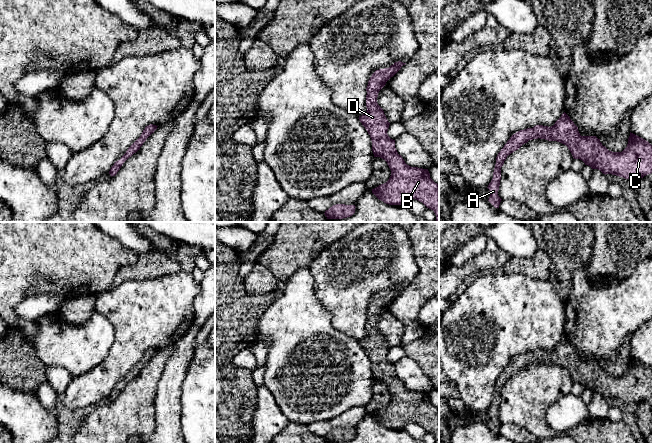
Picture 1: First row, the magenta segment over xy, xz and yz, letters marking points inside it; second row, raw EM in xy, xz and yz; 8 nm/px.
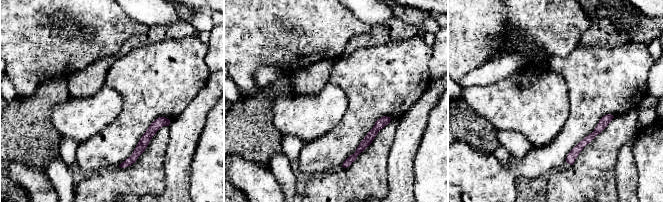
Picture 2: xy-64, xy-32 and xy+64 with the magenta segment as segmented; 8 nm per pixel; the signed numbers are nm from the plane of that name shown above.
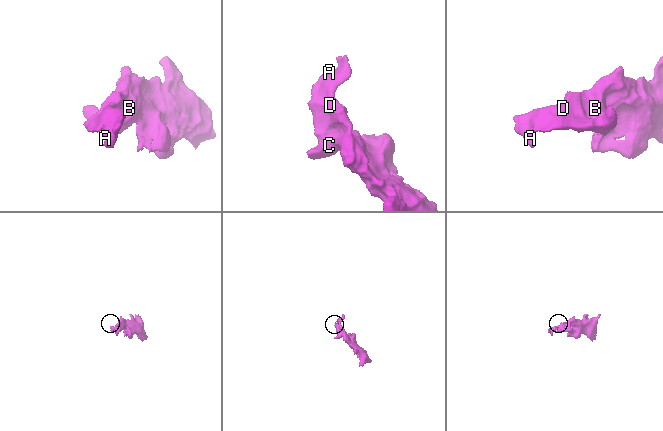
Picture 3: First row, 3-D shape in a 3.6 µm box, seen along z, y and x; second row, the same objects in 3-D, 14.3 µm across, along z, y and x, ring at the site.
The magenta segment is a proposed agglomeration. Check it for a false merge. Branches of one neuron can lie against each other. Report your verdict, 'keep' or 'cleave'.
keep

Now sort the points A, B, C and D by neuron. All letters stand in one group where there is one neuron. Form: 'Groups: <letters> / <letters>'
Groups: A B C D

